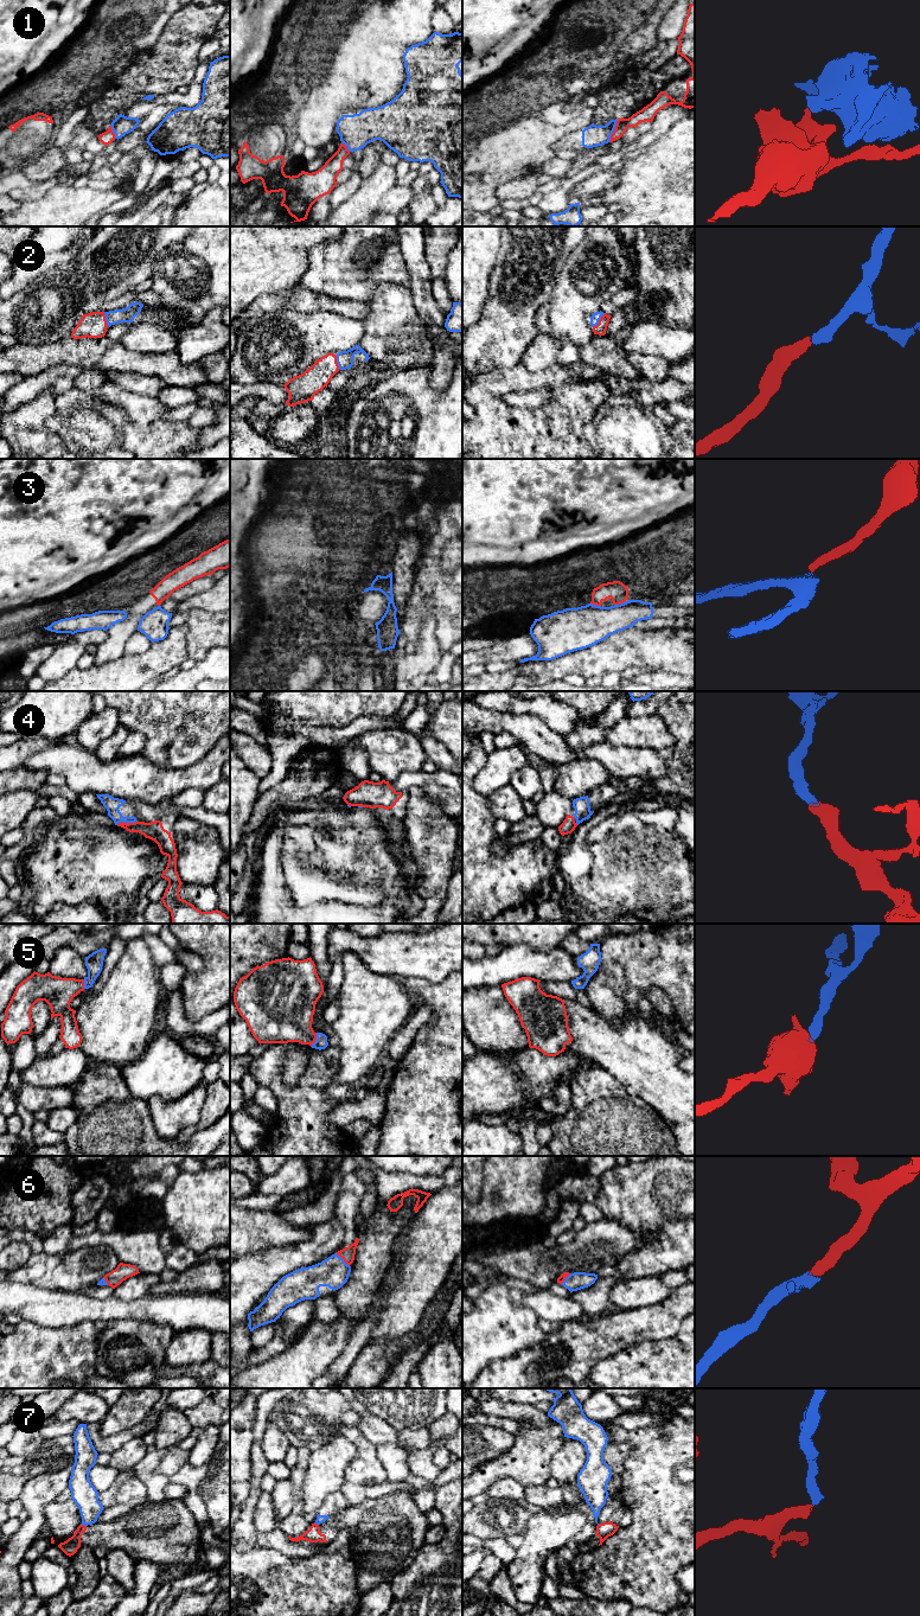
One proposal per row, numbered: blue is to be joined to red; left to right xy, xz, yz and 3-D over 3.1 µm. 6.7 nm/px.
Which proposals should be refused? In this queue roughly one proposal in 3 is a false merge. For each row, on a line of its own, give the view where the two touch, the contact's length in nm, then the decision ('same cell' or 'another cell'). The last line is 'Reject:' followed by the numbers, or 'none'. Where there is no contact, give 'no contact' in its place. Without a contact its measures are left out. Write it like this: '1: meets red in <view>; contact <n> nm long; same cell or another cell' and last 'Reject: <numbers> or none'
1: meets red in yz; contact 170 nm long; another cell
2: meets red in yz; contact 130 nm long; same cell
3: meets red in yz; contact 90 nm long; another cell
4: meets red in xy; contact 140 nm long; same cell
5: meets red in xz; contact 100 nm long; same cell
6: meets red in xz; contact 130 nm long; same cell
7: meets red in xy; contact 40 nm long; another cell
Reject: 1, 3, 7

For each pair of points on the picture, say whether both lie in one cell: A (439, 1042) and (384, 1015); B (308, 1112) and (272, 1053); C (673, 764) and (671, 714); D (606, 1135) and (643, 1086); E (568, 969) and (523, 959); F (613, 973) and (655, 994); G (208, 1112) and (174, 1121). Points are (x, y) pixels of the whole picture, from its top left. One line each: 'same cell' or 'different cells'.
A: different cells
B: same cell
C: same cell
D: different cells
E: same cell
F: different cells
G: different cells

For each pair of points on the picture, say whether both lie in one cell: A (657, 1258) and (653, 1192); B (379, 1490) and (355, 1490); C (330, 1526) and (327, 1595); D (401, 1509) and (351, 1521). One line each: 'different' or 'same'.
A: same
B: same
C: different
D: same

